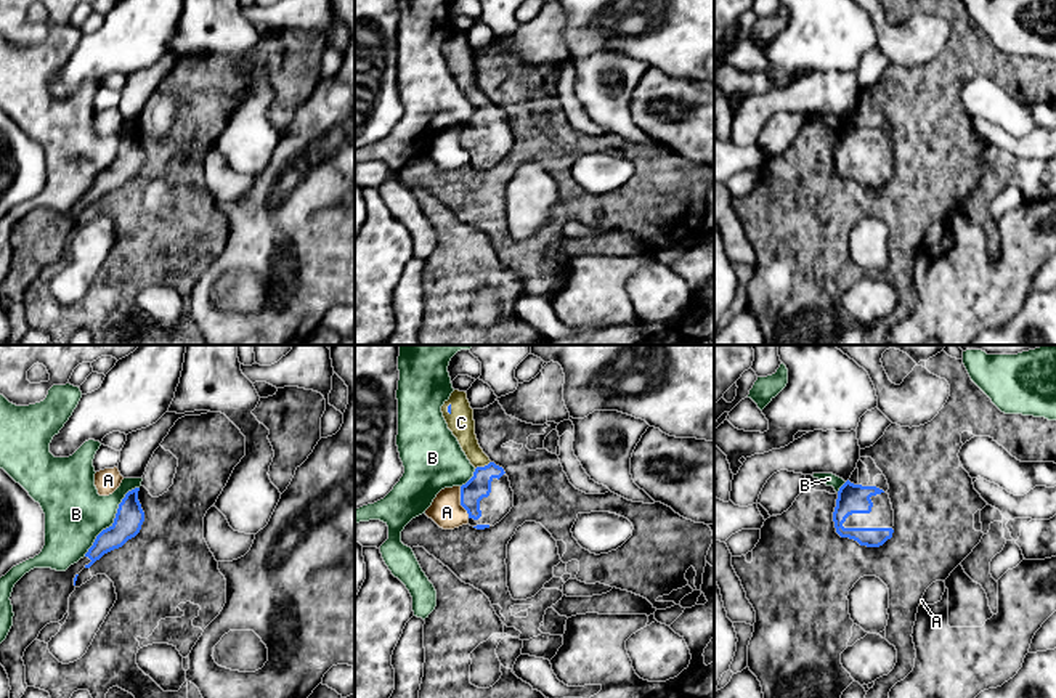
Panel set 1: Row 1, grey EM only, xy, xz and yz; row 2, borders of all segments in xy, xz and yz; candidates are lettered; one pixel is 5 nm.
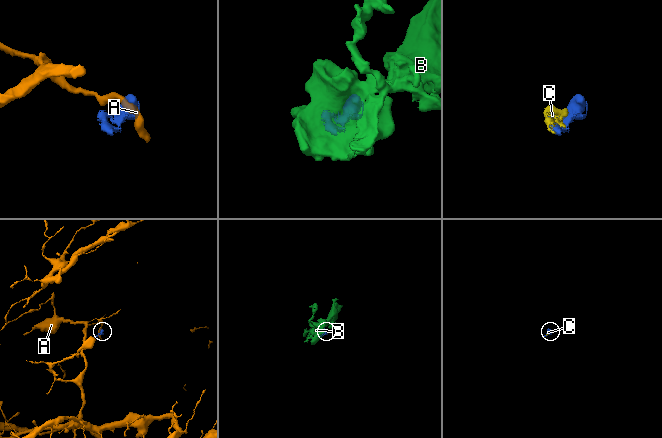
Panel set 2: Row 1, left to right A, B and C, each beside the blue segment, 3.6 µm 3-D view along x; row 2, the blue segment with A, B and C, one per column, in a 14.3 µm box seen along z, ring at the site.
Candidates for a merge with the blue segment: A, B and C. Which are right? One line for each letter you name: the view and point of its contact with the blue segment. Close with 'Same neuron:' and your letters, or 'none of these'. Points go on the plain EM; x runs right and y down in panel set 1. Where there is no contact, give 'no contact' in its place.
C: meets blue in xz at (482, 108)
Same neuron: C

